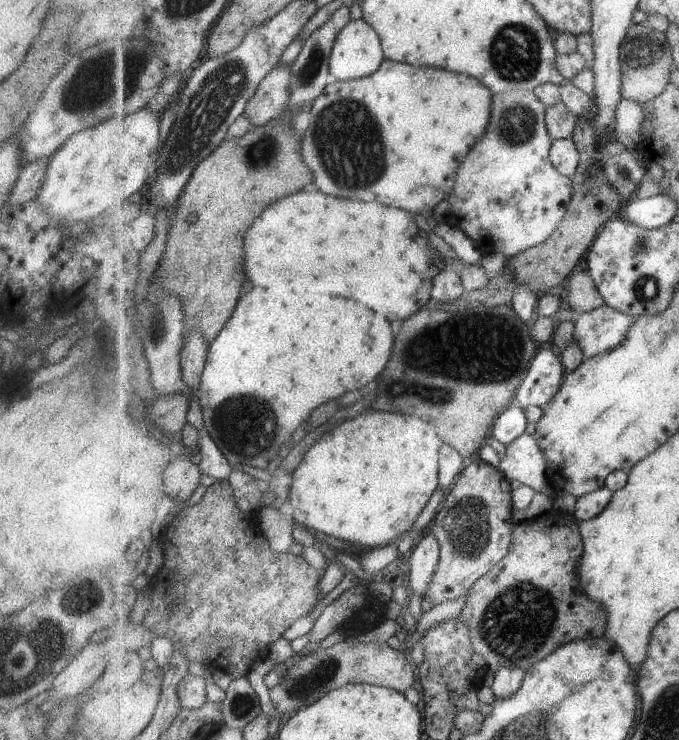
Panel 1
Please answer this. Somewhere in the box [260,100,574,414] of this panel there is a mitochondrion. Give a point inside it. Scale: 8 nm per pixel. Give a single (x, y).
(517, 127)

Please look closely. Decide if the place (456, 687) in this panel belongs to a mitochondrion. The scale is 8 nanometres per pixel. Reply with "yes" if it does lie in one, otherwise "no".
no

